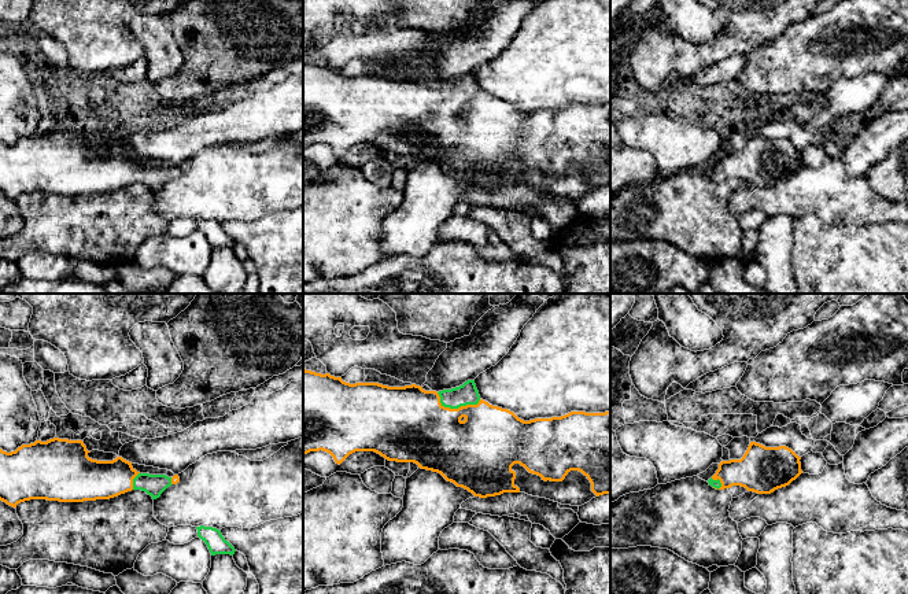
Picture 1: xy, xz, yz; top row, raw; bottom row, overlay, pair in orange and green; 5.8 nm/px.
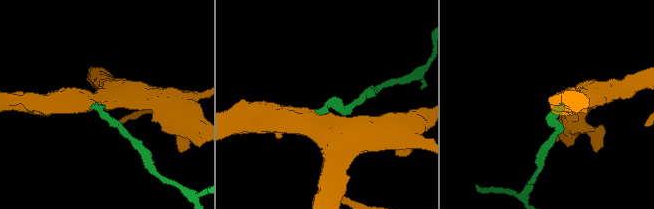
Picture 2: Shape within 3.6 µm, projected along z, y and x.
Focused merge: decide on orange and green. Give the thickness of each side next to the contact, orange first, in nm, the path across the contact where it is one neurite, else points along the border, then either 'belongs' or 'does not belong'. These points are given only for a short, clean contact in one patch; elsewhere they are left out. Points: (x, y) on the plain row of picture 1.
380/130 nm | across xz (419, 122), (445, 102), (456, 102), (467, 87) | belongs

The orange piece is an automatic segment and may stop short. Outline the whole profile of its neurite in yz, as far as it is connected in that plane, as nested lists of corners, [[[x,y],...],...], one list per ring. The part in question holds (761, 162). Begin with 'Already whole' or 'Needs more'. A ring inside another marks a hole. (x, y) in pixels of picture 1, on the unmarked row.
Needs more. [[[750,134],[741,152],[721,154],[708,176],[717,182],[741,178],[757,187],[771,187],[802,166],[800,152],[786,139],[765,140]]]

